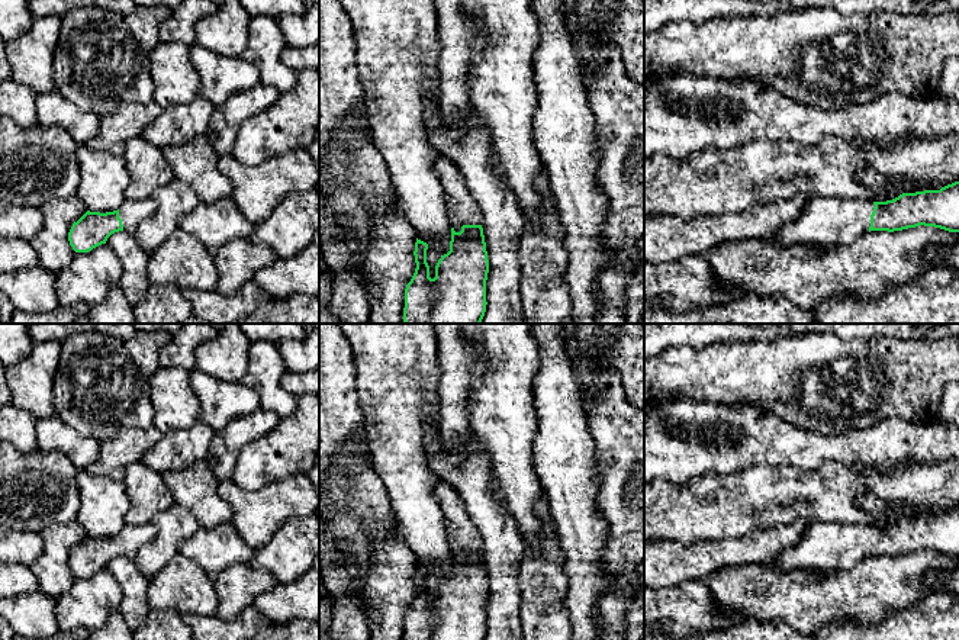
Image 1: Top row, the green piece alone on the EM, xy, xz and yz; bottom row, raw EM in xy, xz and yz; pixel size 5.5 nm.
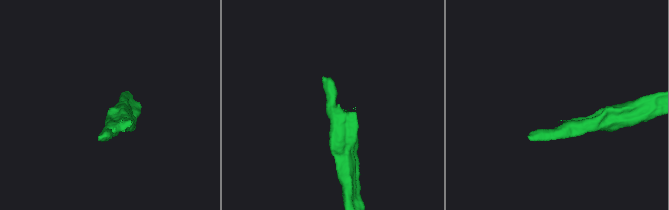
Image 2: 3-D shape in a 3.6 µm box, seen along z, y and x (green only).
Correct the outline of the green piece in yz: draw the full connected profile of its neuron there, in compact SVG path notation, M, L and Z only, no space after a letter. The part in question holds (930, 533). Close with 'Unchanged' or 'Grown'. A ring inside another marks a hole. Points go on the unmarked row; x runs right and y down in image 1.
M959 506L886 527L808 521L801 540L775 560L773 570L849 570L870 556L894 557L920 550L959 557Z. Grown

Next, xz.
M438 479L435 498L444 512L444 525L451 550L450 576L438 585L435 602L431 604L427 588L428 569L416 563L413 576L416 594L405 614L403 640L485 640L489 585L482 538L469 518L463 499L450 483Z. Grown

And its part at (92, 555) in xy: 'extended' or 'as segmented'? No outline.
extended

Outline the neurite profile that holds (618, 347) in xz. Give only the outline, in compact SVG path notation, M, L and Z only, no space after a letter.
M577 324L576 337L589 361L615 372L625 399L644 411L644 324Z

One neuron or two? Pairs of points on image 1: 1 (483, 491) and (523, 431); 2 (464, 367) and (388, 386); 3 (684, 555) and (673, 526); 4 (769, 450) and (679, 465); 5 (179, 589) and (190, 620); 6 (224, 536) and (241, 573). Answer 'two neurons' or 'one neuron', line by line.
1: two neurons
2: two neurons
3: two neurons
4: one neuron
5: two neurons
6: two neurons

